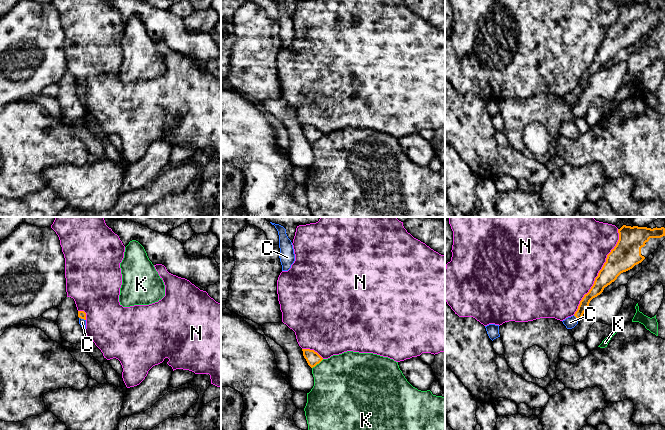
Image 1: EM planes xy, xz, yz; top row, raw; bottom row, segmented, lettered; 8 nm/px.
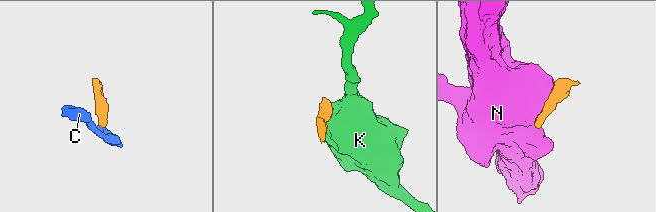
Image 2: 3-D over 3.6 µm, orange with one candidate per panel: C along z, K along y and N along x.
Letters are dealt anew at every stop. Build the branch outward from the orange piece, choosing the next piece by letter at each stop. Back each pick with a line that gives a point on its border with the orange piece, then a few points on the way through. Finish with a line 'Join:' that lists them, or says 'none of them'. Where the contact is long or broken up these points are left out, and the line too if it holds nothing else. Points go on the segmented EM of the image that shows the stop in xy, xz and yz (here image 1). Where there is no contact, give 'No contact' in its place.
C: Touches orange at yz (576, 317). Path across: yz (593, 292), (586, 299), (576, 317), (570, 322)
Join: C

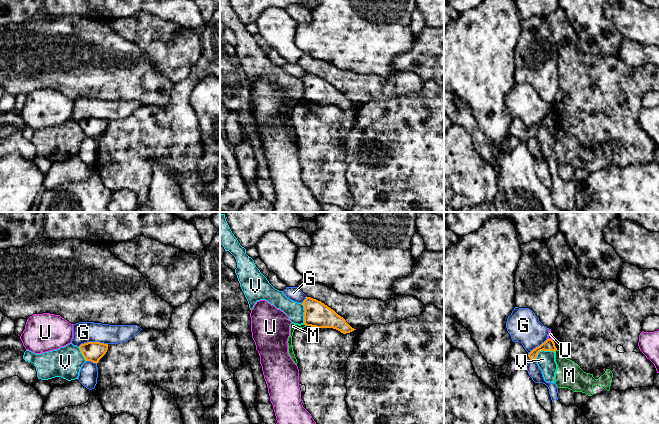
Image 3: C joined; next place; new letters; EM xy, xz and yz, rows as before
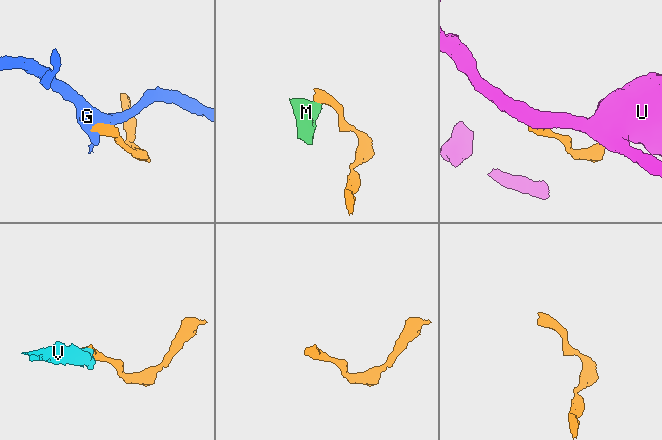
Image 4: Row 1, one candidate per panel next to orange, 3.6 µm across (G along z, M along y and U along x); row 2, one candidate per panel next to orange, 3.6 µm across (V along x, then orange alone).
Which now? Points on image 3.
Join: none of them

